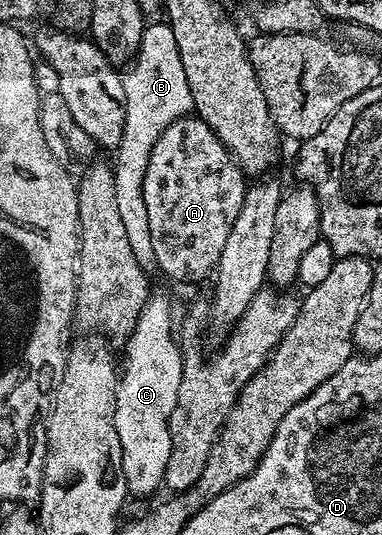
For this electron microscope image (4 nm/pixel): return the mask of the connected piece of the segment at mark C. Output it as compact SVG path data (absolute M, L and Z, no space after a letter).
M150 296L128 345L125 370L120 370L117 382L113 422L121 444L125 482L130 494L136 495L162 488L167 459L171 457L169 420L171 411L175 411L175 399L179 399L179 383L183 379L181 347L175 336L174 322L173 325L169 322L169 305L163 298Z

